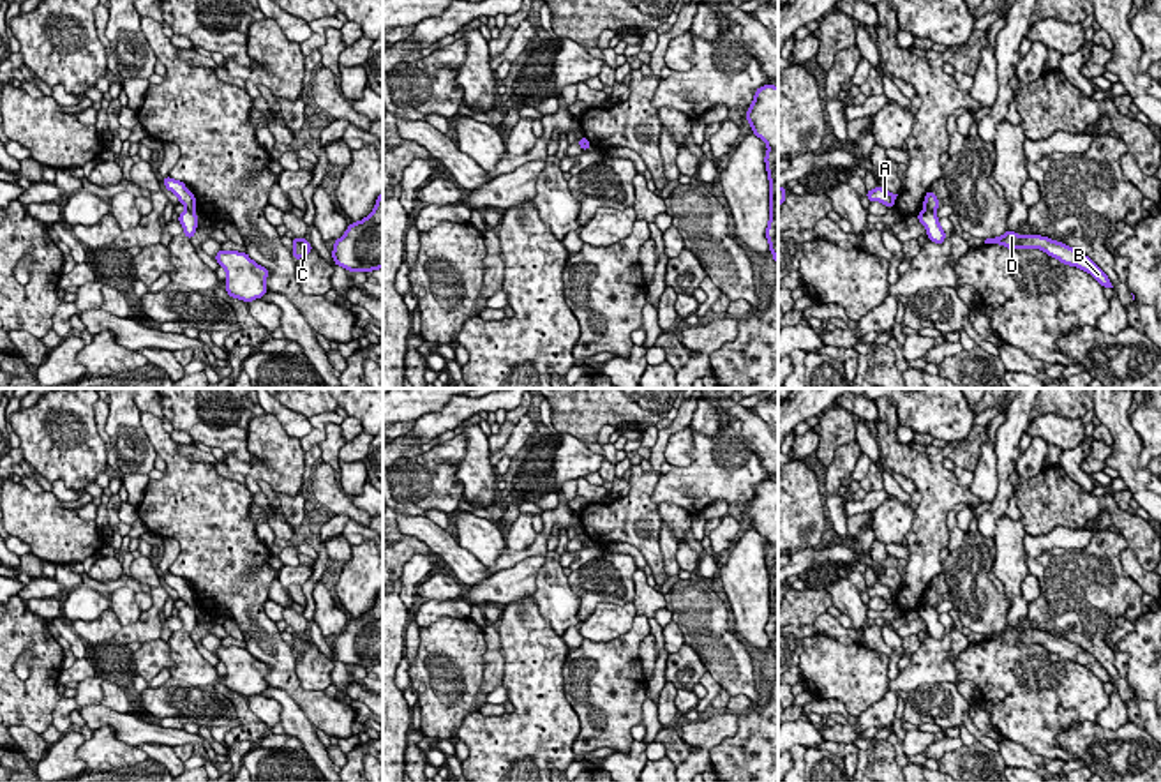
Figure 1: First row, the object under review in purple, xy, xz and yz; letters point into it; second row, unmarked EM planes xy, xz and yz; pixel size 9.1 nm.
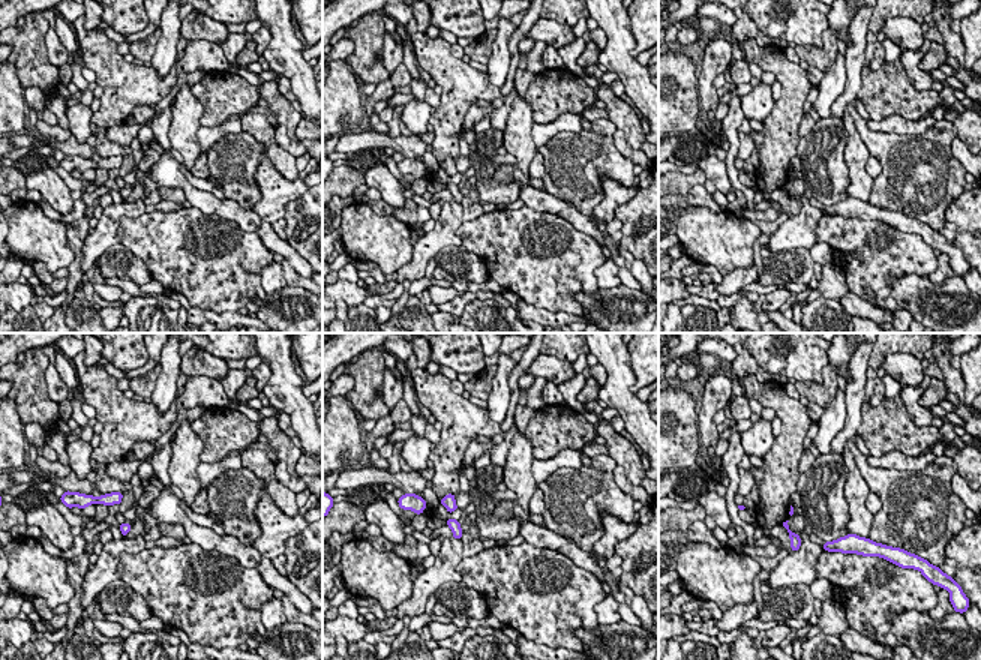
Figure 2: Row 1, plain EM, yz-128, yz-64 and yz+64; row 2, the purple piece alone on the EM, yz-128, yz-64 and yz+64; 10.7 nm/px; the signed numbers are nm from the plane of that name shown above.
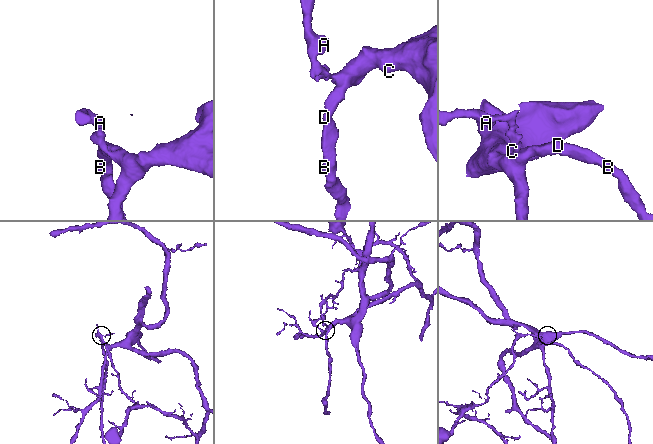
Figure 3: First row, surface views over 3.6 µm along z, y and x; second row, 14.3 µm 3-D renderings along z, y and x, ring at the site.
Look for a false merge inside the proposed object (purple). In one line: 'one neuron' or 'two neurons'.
two neurons

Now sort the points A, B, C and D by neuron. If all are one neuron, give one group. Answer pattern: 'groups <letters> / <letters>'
groups A / B C D

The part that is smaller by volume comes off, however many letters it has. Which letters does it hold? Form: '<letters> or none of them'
A

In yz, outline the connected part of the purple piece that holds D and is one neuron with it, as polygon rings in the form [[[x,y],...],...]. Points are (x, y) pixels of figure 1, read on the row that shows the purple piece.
[[[1006,229],[1006,233],[1002,237],[986,238],[985,244],[999,244],[999,245],[1004,245],[1007,249],[1016,249],[1016,247],[1020,247],[1020,249],[1041,249],[1048,256],[1057,258],[1062,265],[1071,265],[1071,267],[1085,270],[1103,288],[1113,288],[1108,275],[1089,256],[1082,254],[1080,251],[1076,251],[1062,242],[1055,242],[1048,237],[1041,237],[1041,235],[1020,237],[1015,231]]]

